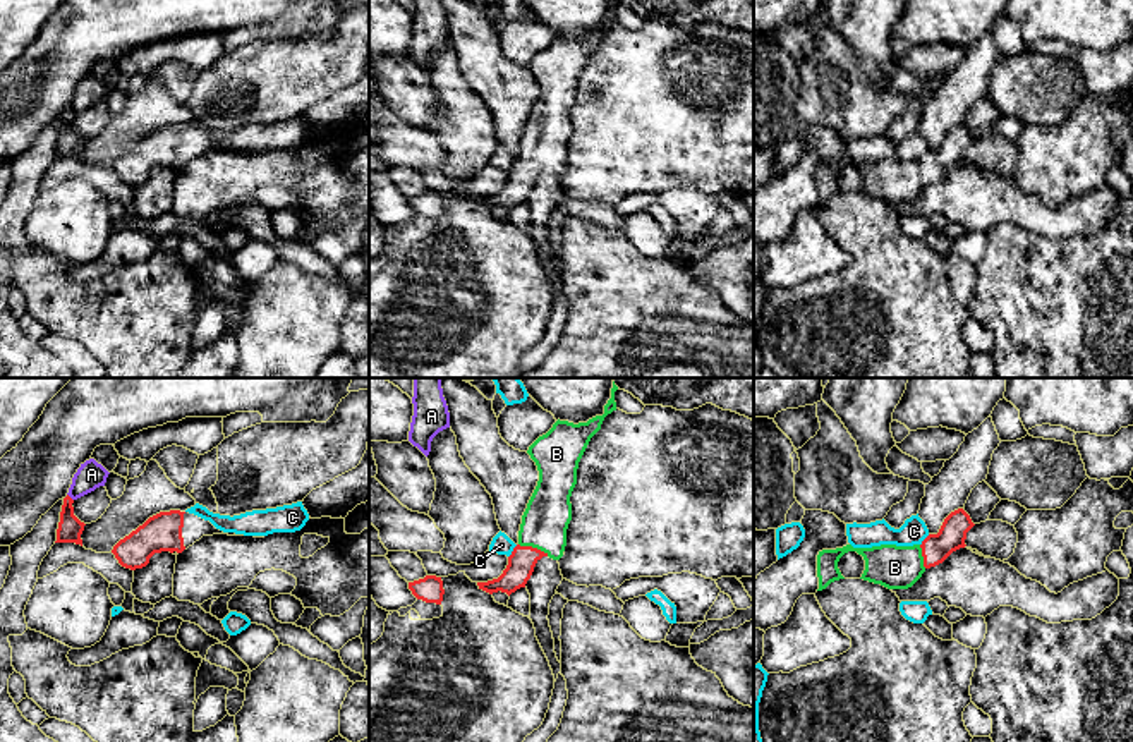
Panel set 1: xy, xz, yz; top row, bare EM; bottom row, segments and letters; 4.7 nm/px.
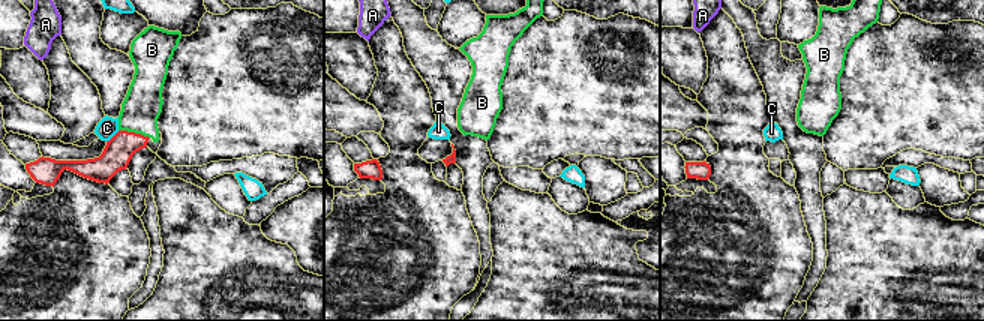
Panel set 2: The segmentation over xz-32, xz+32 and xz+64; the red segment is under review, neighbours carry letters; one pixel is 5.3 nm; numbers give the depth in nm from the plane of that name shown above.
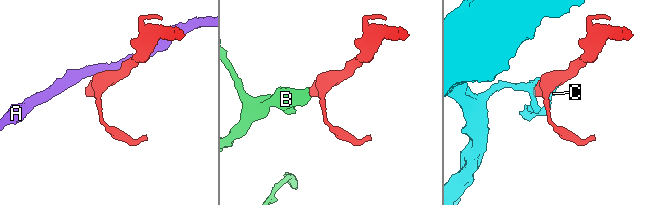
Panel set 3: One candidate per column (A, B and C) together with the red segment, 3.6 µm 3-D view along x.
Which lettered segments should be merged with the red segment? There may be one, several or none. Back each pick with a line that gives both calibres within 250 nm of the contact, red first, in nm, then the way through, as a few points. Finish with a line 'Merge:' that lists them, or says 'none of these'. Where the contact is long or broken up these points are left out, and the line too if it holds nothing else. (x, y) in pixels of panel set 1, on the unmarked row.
B: Thickness 130 nm (red) against 220 nm. Path across: xz (522, 176), (534, 164), (545, 138)
Merge: B

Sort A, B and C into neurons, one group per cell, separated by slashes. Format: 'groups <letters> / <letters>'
groups A / B / C

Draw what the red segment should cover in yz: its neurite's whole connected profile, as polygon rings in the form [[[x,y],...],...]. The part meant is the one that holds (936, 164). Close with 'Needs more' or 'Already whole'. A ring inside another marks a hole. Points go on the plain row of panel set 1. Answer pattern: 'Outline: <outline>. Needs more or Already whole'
Outline: [[[958,124],[944,134],[937,149],[929,149],[920,160],[881,160],[872,163],[846,160],[836,165],[822,165],[817,170],[817,206],[826,204],[834,196],[845,194],[838,184],[838,177],[848,167],[857,167],[865,175],[865,186],[860,194],[888,204],[908,204],[927,184],[942,179],[953,167],[965,163],[966,148],[973,141],[970,131],[963,124]]]. Needs more

